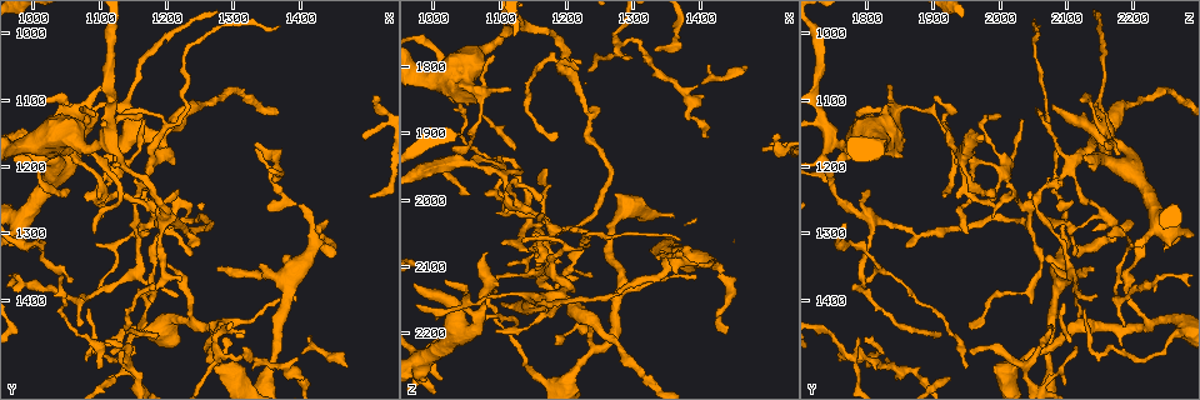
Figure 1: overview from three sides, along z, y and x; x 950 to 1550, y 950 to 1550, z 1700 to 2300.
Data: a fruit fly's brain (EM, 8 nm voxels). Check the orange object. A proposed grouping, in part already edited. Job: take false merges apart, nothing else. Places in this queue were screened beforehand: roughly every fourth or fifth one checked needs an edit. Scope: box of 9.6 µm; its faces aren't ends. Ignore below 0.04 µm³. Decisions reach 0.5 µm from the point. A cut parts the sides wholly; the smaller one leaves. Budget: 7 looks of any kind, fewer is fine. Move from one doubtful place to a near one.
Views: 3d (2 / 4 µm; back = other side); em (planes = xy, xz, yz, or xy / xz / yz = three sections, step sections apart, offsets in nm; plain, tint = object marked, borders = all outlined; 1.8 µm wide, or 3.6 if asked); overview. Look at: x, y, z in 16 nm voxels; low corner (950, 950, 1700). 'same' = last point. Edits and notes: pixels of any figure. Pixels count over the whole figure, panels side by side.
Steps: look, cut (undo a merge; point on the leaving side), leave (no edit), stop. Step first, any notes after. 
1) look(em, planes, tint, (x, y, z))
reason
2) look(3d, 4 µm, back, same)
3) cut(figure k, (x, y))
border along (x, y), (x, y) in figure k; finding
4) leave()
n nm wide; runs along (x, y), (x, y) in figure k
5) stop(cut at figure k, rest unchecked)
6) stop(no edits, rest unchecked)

look(em, 3.6 µm, planes, tint, (1285, 1490, 1765))
three-way junction

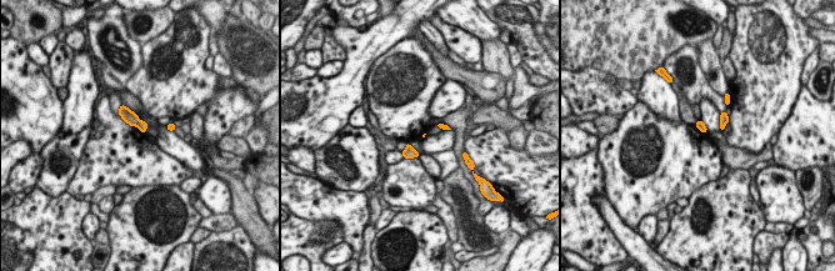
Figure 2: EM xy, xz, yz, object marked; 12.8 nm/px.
cut(figure 2, (141, 125))
border along (140, 120), (135, 125) in figure 2; two neurons meet here

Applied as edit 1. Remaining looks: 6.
look(overview)
see it whole again

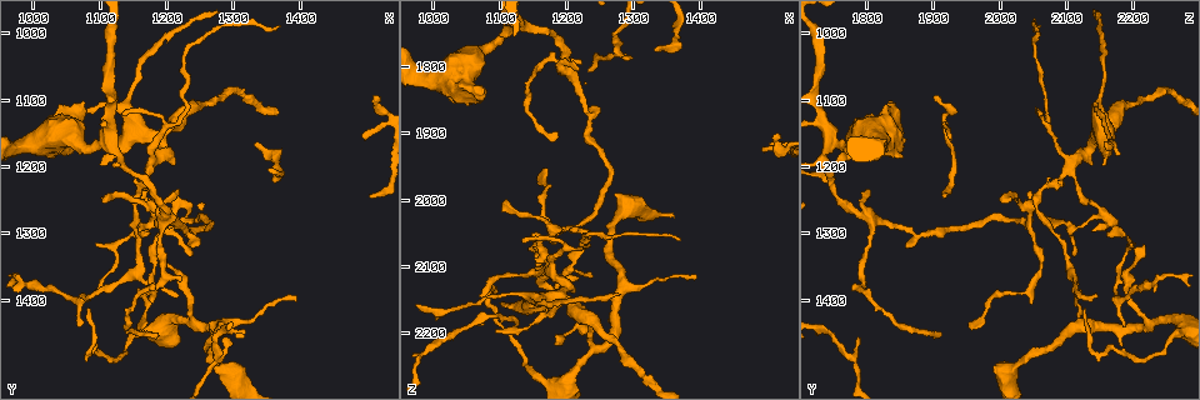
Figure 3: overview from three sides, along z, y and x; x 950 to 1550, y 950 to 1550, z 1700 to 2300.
look(3d, 2 µm, (1145, 1125, 2155))

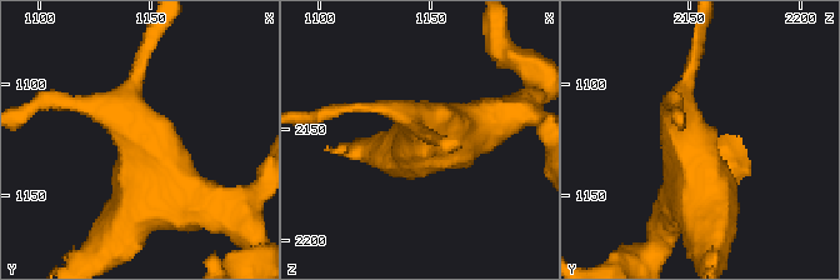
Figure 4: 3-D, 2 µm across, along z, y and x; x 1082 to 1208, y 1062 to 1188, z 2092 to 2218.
look(em, planes, tint, (1146, 1128, 2153))
need the tissue

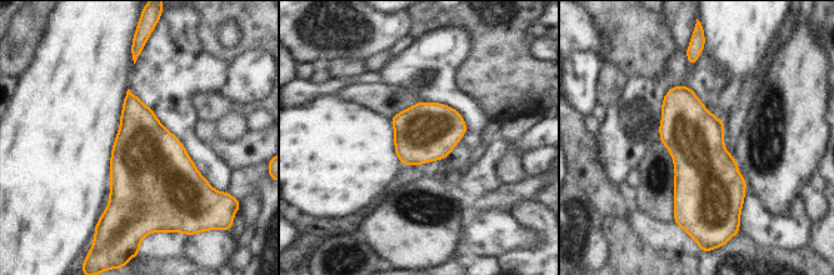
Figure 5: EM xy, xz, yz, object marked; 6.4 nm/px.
leave()
one neuron here

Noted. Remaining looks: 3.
look(em, planes, tint, (1200, 1275, 1810))
three-way junction

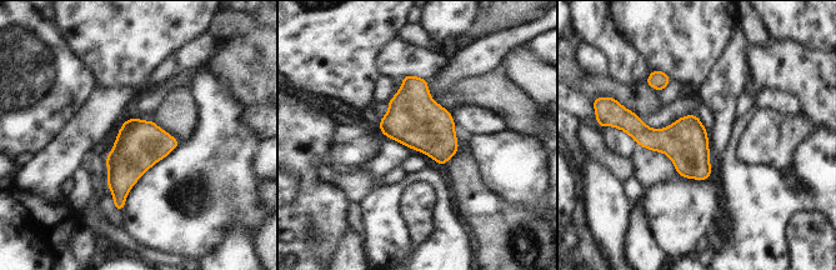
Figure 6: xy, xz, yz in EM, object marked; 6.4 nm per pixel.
leave()
280 nm wide; all the same neuron

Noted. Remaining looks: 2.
stop(cut at figure 2, rest unchecked)

